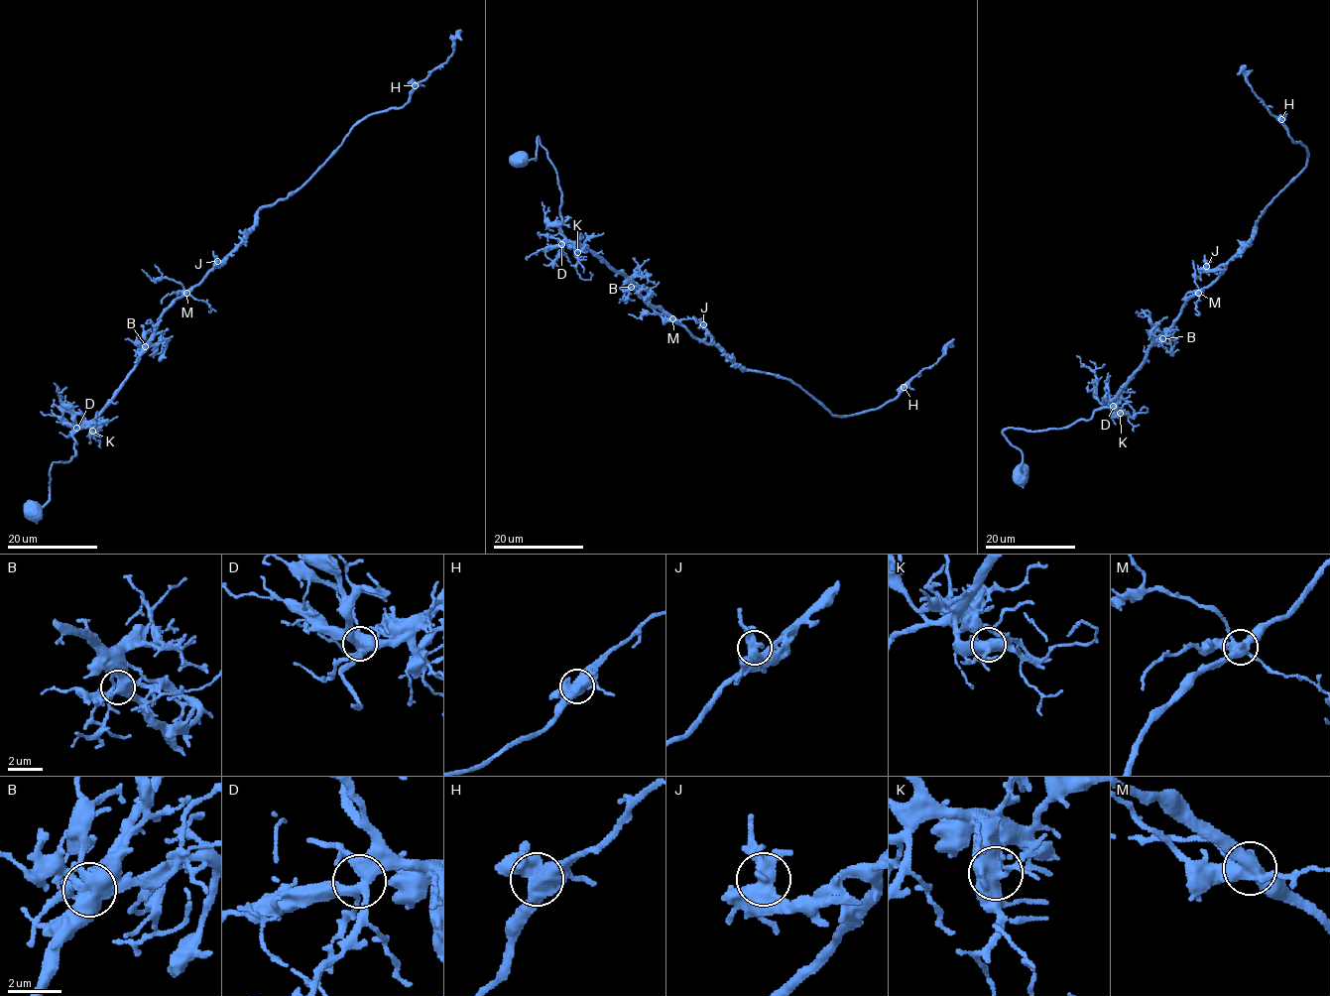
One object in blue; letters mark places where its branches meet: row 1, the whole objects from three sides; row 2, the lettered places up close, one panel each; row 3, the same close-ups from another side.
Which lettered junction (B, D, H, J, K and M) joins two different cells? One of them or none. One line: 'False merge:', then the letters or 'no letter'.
False merge: M

